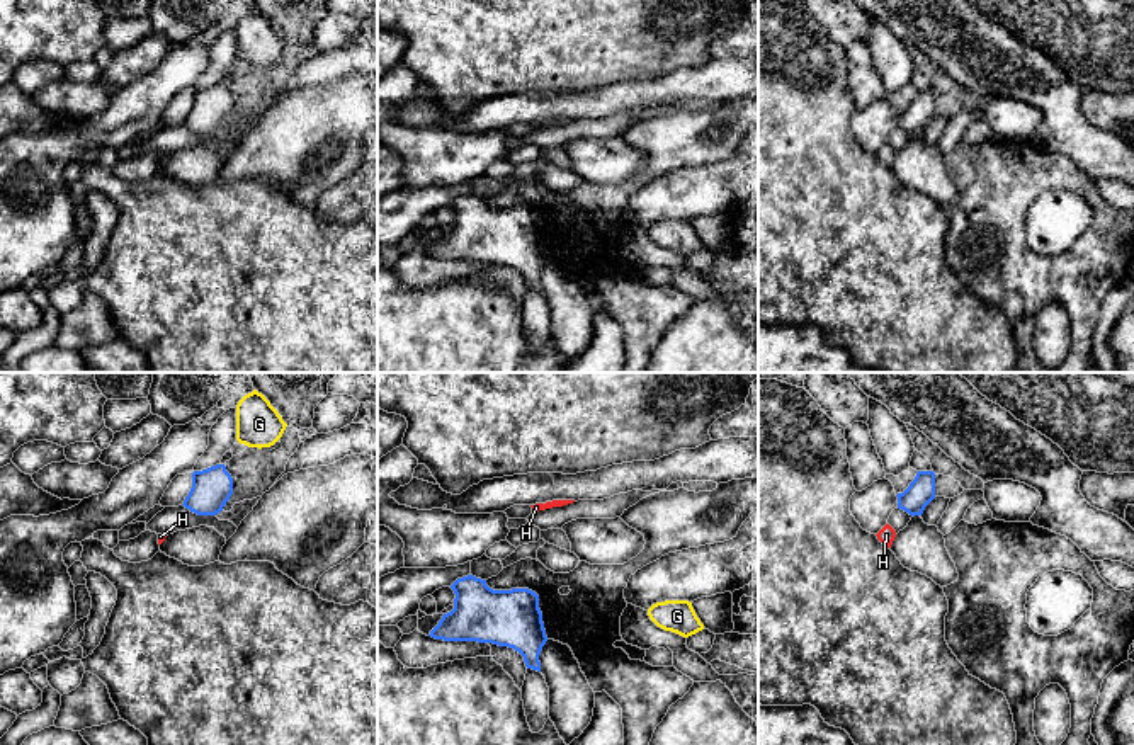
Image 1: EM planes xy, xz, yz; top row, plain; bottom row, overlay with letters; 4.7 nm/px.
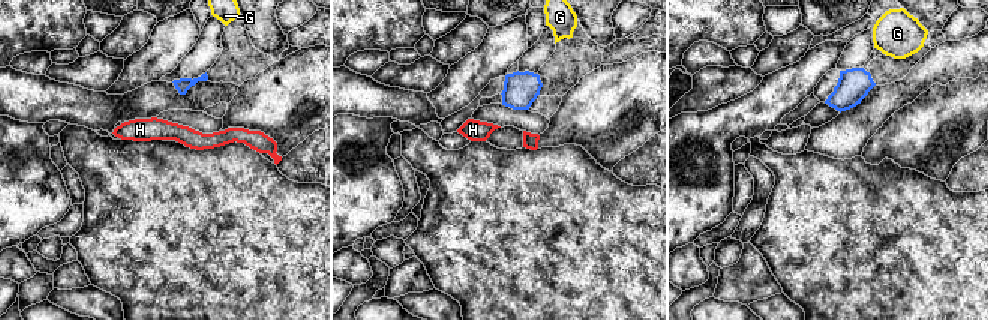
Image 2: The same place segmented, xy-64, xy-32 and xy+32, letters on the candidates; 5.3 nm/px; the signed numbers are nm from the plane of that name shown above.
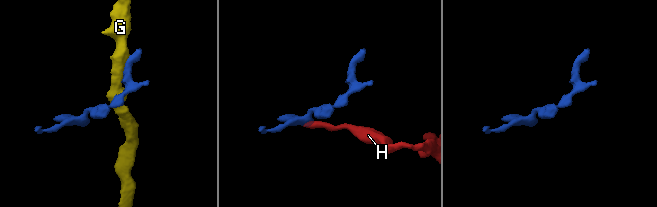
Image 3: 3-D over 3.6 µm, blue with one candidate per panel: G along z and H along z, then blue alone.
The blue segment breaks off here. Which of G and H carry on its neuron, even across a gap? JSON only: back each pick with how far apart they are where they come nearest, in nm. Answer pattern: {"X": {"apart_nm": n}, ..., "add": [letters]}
{"add": []}

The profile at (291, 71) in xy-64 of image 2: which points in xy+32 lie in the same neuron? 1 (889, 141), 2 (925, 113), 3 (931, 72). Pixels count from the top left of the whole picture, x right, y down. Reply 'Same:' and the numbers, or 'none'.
Same: 1, 2

